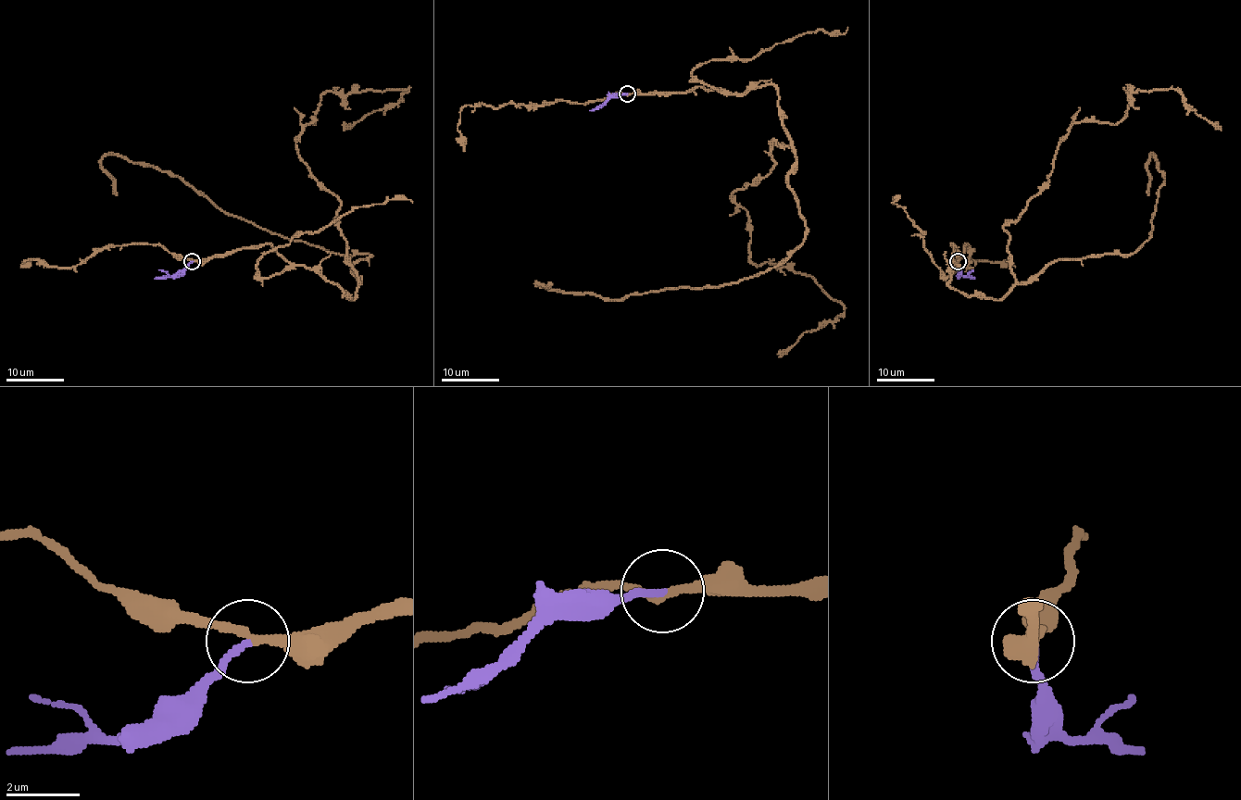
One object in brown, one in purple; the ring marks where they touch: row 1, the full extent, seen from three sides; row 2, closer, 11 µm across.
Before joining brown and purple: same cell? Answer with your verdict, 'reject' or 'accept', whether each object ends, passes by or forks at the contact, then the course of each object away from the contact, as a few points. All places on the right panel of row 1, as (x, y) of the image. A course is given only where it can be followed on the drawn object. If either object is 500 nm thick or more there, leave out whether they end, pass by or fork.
accept; brown passes by; purple ends there; brown runs (958, 261), (950, 243), (948, 284), (1000, 299), (1003, 227), (1126, 92), (1174, 89), (1221, 131); purple runs (958, 261), (963, 276), (974, 279)

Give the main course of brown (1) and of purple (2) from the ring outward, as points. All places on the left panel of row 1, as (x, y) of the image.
1: (192, 261), (269, 243), (353, 299), (340, 204), (295, 137), (327, 92), (409, 89), (343, 131)
2: (192, 261), (171, 276), (155, 279)

